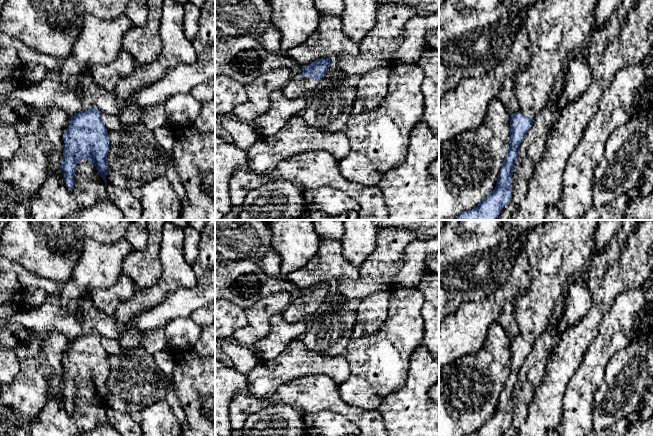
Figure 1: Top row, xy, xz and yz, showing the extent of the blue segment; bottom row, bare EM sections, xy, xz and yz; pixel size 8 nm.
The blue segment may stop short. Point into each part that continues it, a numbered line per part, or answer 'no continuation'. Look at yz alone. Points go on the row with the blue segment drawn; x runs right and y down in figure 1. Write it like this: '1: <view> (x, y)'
1: yz (556, 29)

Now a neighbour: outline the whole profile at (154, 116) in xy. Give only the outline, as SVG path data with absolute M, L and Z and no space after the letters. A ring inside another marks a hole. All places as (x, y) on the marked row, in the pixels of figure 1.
M163 104L146 107L141 117L141 124L150 130L166 125L166 113Z

